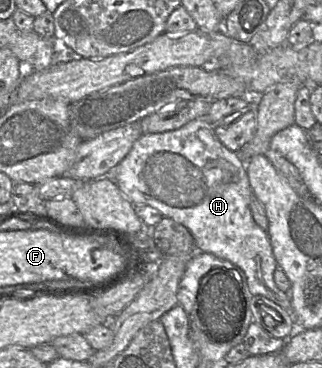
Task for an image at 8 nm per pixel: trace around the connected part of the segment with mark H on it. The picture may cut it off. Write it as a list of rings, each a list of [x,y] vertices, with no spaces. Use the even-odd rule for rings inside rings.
[[[206,118],[194,119],[177,130],[143,134],[114,168],[114,181],[134,206],[150,206],[157,209],[163,218],[170,218],[184,226],[191,233],[197,251],[213,254],[239,267],[246,276],[251,295],[264,296],[294,316],[289,292],[281,291],[274,281],[274,271],[278,264],[268,234],[252,217],[250,199],[253,193],[245,161],[218,140],[214,125]]]

